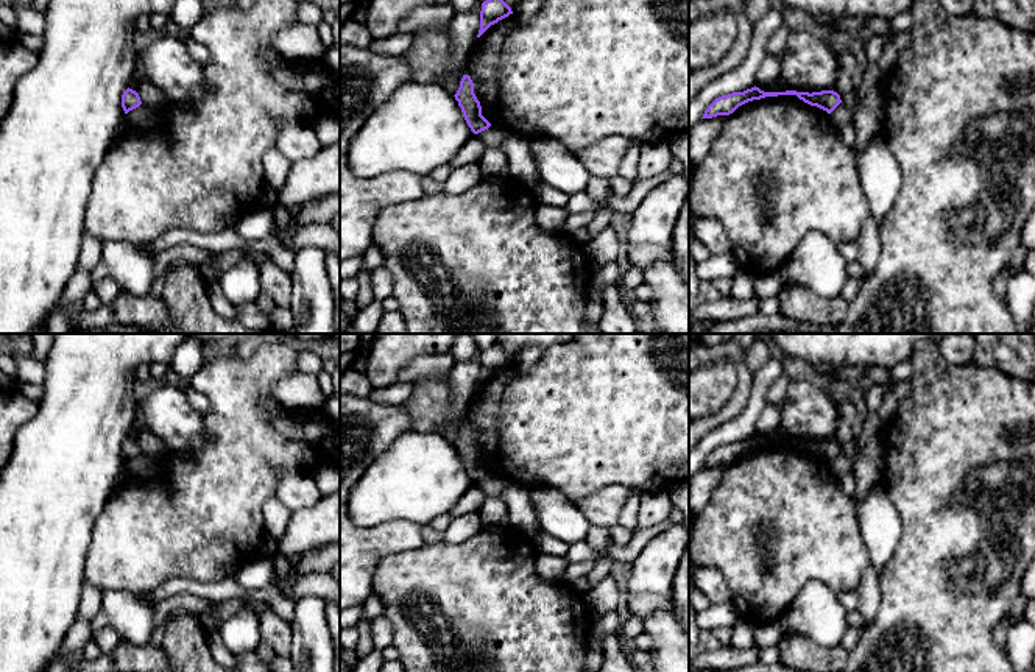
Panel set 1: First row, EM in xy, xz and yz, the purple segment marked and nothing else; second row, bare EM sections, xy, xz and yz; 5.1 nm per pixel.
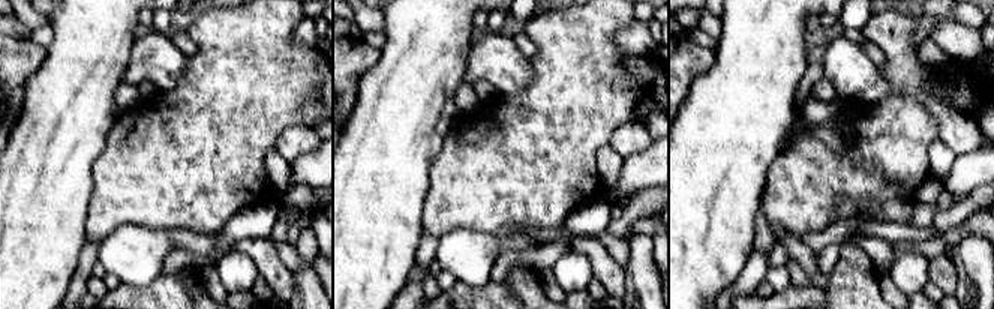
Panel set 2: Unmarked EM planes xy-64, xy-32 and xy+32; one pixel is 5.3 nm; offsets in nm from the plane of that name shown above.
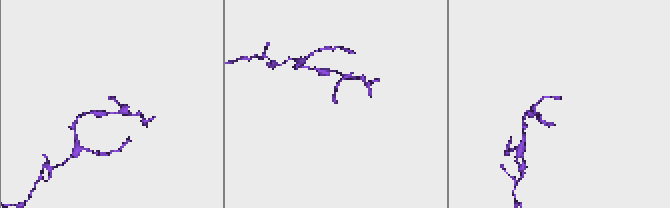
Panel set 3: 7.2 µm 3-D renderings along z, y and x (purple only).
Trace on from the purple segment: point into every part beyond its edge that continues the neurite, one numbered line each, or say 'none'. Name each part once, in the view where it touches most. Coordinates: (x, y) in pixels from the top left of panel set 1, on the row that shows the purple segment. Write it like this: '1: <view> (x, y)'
none

